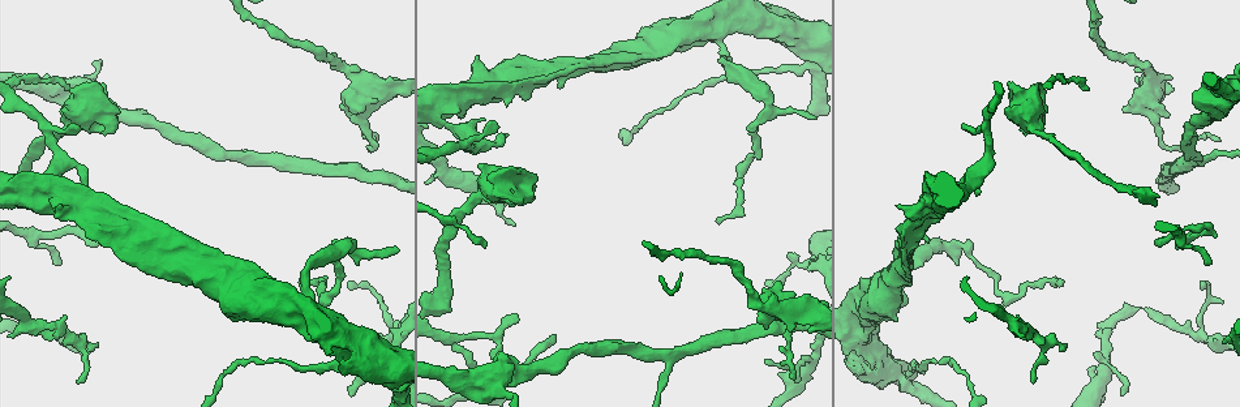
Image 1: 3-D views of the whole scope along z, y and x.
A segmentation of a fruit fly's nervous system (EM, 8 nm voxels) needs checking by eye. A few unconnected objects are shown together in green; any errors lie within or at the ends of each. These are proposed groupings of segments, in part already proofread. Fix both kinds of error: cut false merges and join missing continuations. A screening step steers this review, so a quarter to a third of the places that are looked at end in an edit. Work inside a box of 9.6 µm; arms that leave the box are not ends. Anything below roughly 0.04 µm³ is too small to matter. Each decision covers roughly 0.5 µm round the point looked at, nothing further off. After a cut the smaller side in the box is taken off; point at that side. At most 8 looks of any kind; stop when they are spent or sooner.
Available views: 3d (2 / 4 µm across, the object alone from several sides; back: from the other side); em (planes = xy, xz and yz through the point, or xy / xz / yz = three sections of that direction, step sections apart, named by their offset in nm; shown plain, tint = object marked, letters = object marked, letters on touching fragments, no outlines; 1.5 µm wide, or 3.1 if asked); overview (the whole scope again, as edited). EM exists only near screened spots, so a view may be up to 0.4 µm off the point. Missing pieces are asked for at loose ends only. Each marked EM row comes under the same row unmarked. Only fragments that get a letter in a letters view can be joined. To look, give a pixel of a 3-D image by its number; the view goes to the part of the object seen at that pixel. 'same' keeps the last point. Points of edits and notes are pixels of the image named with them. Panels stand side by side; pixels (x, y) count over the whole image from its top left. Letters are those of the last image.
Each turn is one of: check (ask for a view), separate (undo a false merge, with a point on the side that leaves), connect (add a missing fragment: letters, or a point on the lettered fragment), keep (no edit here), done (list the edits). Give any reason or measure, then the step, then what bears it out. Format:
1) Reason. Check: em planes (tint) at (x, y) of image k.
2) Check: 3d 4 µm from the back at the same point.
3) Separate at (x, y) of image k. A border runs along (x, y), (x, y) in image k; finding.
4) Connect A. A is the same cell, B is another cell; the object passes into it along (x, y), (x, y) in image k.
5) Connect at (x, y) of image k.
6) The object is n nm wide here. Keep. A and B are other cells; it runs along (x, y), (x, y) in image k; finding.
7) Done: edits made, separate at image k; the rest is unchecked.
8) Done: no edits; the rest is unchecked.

Abrupt turn. Check: 3d 4 µm from the back at (905, 381) of image 1.

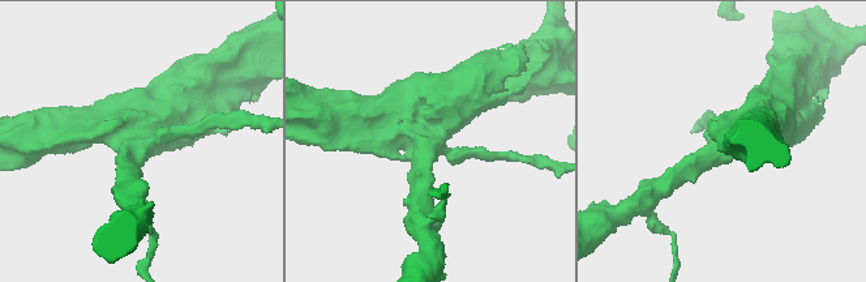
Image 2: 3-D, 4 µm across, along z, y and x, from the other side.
3 arms meet here; the arms are 170, 280, 700 nm wide; now the EM. Check: em xy step 4 (tint) at (441, 151) of image 2.

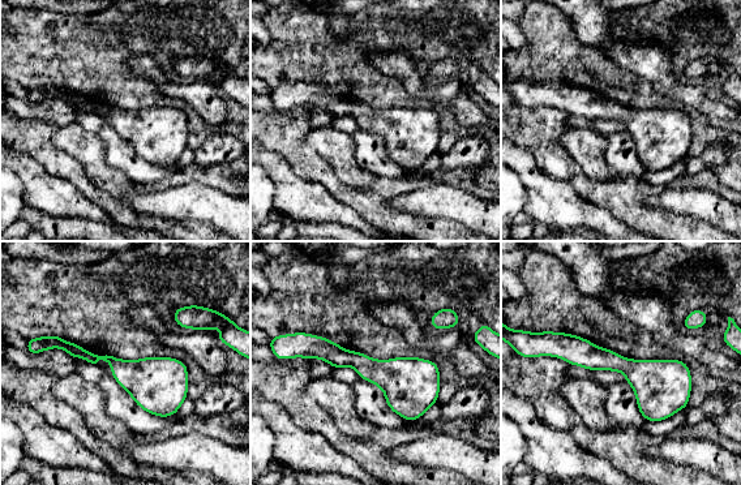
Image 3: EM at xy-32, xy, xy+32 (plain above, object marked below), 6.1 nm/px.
Cut it another way. Check: em planes (letters) at the same point.

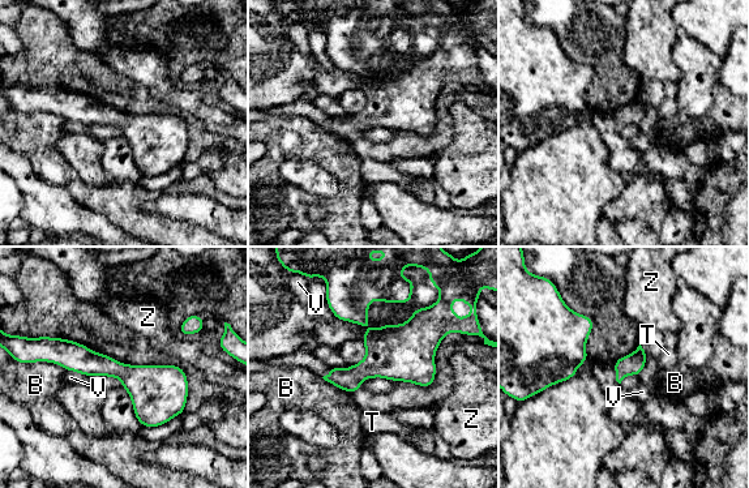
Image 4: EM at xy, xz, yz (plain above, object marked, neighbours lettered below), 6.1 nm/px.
Keep. B, T, V and Z are other cells; it runs along (46, 358), (108, 366), (182, 407) in image 4; continuous, no second neuron.

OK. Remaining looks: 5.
Abrupt turn. Check: em planes (tint) at (1030, 121) of image 1.

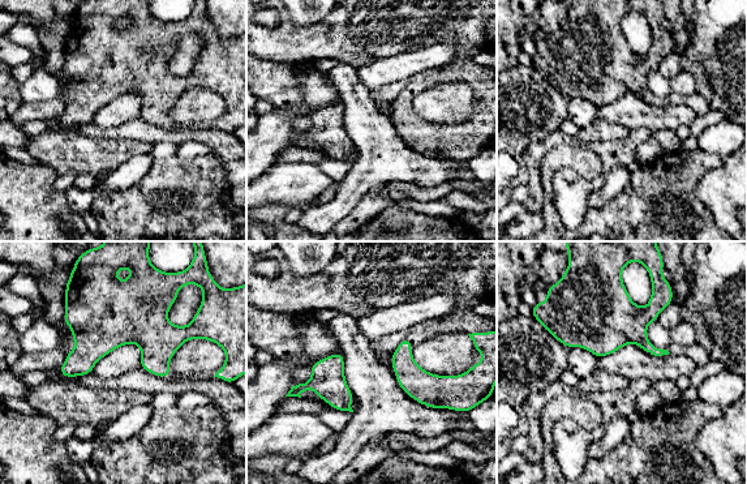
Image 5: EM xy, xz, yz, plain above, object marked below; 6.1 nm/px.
Check: em planes (letters) at the same point.

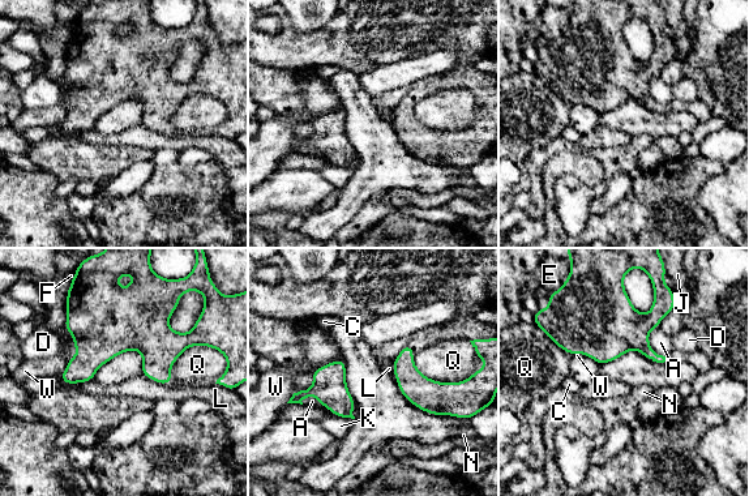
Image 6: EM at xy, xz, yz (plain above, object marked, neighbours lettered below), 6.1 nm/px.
The object is 380 nm wide here. Keep. A, C, D, E, F, J, K, L, N, Q and W are other cells; a border runs along (651, 328), (649, 345), (668, 356) in image 6; continuous, no second neuron.

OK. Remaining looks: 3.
Sharp bend. Check: em planes (tint) at (668, 357) of image 1.

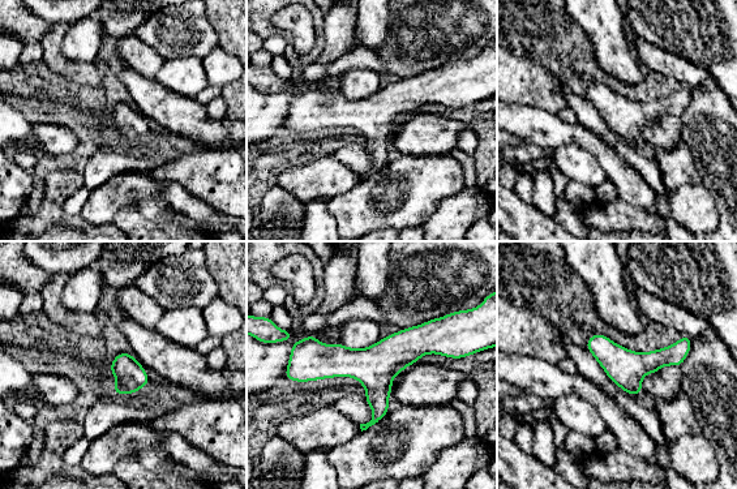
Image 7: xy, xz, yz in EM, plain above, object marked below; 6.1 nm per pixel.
Check: em planes (letters) at the same point.

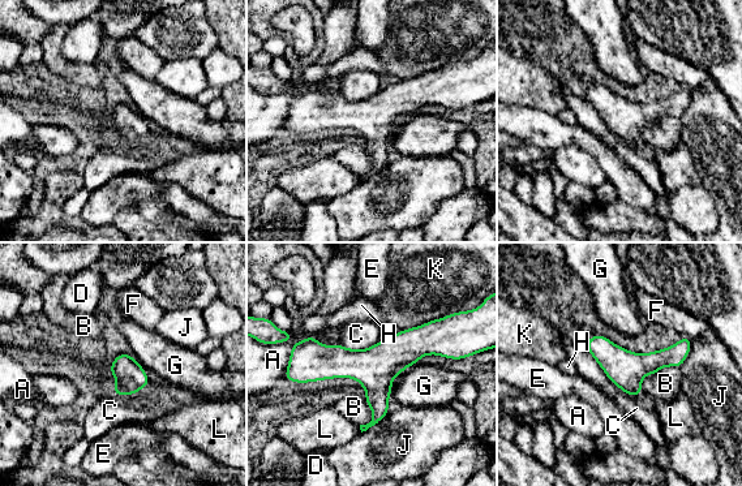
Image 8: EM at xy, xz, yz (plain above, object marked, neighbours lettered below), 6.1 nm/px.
Keep. A, B, C, D, E, F, G, H, J, K and L are other cells; it runs along (449, 353), (294, 361) in image 8; one neuron here.

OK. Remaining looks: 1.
Done: no edits; the rest is unchecked.

